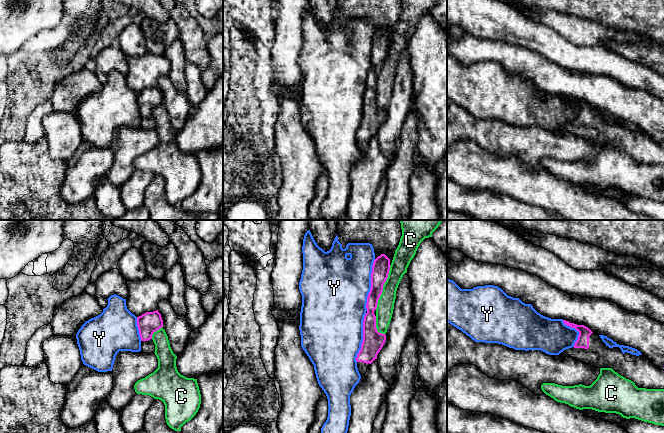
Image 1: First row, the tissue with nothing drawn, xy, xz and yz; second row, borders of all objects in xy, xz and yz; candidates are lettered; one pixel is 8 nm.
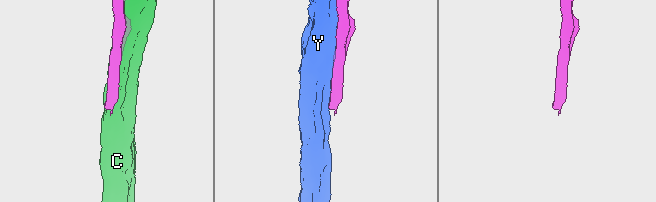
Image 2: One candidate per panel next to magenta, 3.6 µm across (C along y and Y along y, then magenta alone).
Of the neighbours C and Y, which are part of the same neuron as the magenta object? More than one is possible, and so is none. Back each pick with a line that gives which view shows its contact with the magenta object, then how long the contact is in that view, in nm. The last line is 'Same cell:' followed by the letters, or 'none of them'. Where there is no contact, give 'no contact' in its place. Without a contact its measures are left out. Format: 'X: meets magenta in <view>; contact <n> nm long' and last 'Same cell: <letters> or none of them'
Same cell: none of them

